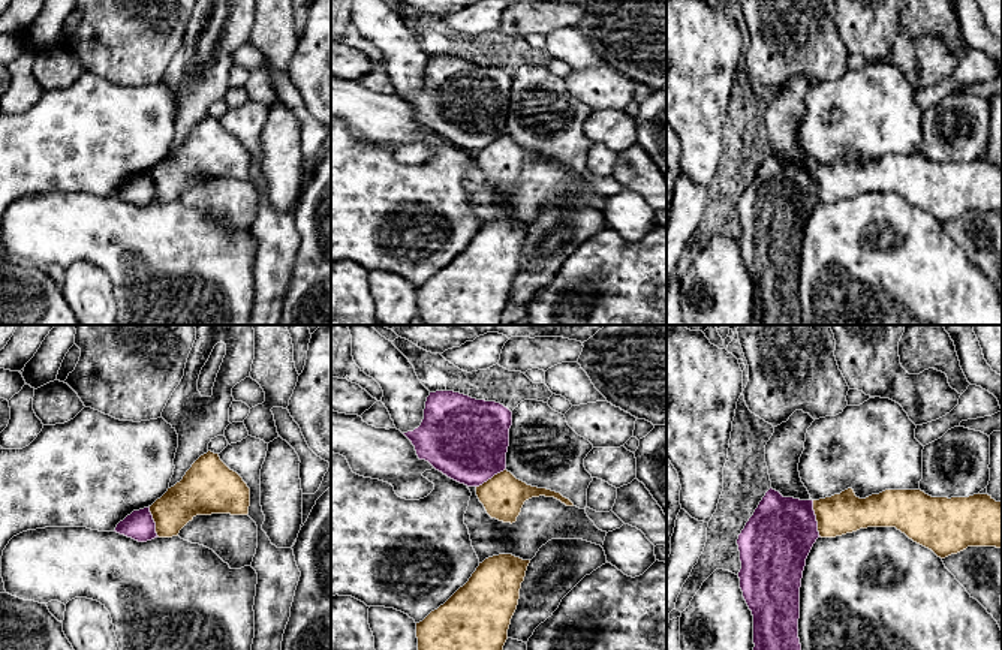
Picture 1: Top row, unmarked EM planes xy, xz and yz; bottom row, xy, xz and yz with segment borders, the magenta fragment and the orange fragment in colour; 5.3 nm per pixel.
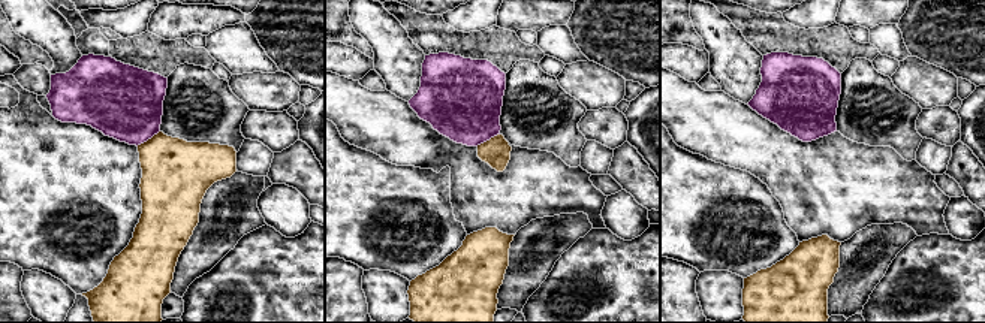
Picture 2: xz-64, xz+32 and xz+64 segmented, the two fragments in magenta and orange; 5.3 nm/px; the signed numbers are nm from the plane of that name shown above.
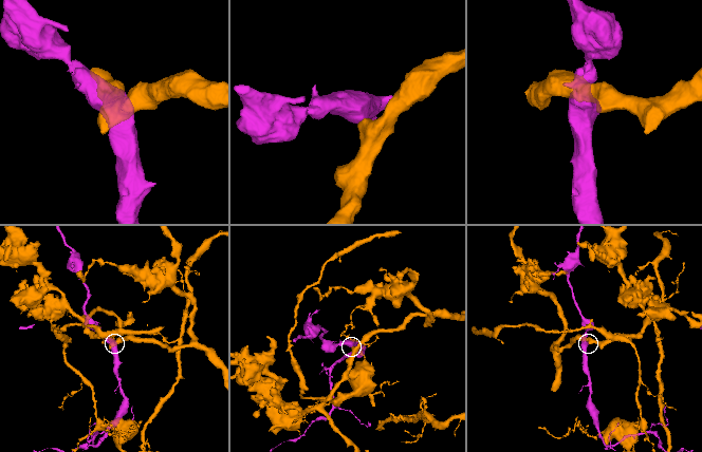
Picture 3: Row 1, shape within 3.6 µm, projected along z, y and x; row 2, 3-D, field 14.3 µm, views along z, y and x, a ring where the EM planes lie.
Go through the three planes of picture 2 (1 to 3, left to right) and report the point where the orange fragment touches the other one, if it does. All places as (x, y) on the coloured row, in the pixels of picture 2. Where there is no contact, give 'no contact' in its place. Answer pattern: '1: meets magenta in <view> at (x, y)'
1: meets magenta in xz-64 at (147, 139)
2: meets magenta in xz+32 at (487, 139)
3: no contact

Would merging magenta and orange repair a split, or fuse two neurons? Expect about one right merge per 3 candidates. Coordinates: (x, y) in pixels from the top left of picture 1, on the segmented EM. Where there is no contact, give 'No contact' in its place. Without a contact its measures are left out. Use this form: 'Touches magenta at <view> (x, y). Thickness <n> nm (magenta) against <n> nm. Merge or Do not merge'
Touches magenta at yz (815, 518). Thickness 380 nm (magenta) against 220 nm. Do not merge

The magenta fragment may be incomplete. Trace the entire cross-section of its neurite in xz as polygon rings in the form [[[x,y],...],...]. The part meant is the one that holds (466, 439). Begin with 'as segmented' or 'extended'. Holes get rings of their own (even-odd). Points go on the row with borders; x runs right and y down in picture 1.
as segmented | [[[454,391],[430,392],[424,419],[413,431],[403,433],[419,460],[467,487],[479,487],[506,469],[512,412],[500,403],[476,400]]]

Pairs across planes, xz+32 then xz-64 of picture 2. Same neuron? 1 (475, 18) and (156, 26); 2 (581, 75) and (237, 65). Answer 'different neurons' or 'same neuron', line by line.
1: different neurons
2: different neurons

